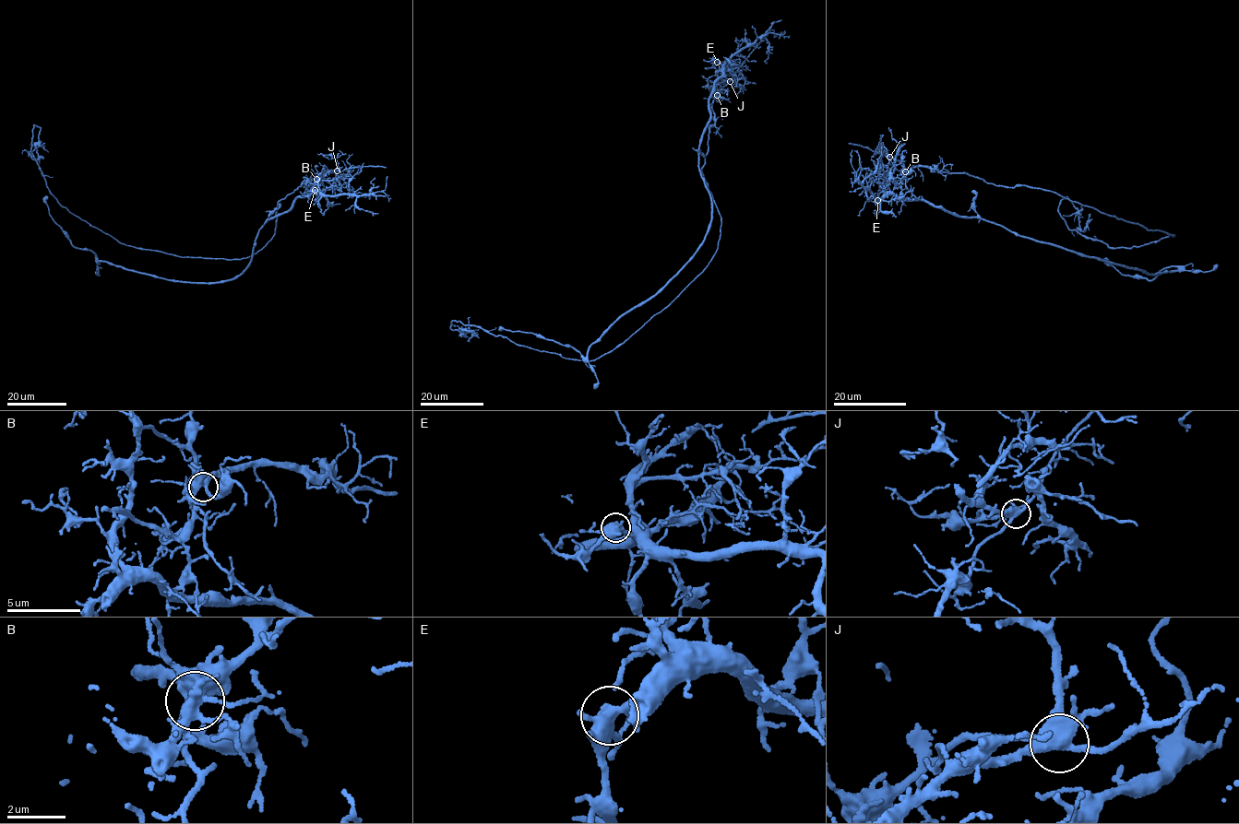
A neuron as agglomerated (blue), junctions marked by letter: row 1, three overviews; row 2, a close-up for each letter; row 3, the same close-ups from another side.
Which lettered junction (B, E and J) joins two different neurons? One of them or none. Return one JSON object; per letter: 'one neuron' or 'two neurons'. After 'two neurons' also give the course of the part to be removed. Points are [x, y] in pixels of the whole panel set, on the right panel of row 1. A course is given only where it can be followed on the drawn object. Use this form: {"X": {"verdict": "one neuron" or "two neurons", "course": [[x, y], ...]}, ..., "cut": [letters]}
{"B": {"verdict": "one neuron"}, "E": {"verdict": "one neuron"}, "J": {"verdict": "two neurons", "course": [[889, 157], [1050, 191], [1173, 235], [1113, 248], [1070, 229], [1060, 201], [1068, 197], [1083, 230], [1090, 214]]}, "cut": ["J"]}

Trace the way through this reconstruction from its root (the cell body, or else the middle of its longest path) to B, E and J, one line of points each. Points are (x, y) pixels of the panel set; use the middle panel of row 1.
B: (708, 143), (708, 126), (714, 123), (712, 105), (717, 95)
E: (708, 143), (708, 126), (714, 123), (712, 105), (717, 91), (717, 72), (721, 65), (717, 62)
J: (708, 143), (708, 126), (714, 123), (714, 98), (730, 81)

